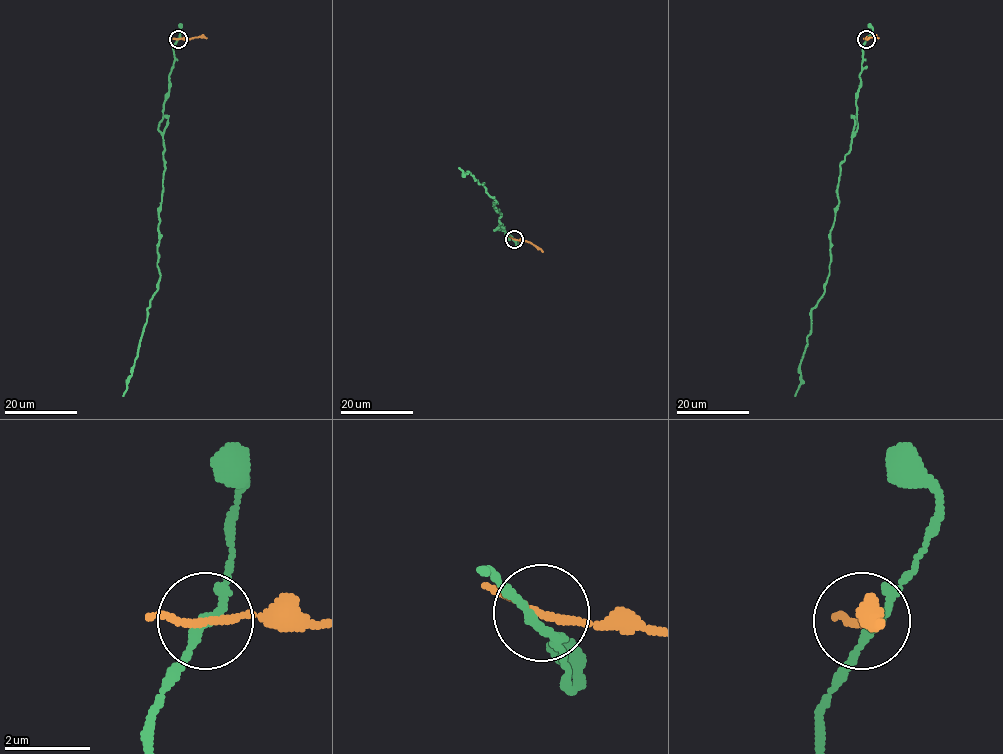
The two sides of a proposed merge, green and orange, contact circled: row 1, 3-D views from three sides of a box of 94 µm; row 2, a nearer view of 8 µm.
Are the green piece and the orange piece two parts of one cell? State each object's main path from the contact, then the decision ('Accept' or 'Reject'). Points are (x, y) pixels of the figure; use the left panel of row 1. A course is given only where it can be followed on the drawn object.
Course of green: (178, 39), (158, 128), (165, 151), (158, 213), (157, 266), (160, 278), (123, 396). Course of orange: (178, 38), (207, 37). Accept

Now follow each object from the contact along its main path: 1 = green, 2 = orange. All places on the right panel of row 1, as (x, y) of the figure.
1: (866, 39), (856, 99), (858, 128), (839, 165), (828, 278), (822, 297), (811, 310), (811, 331), (795, 396)
2: (866, 38), (879, 37)

